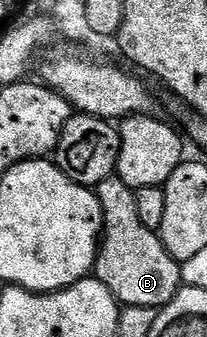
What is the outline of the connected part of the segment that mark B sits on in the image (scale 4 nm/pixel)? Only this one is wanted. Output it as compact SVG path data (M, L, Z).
M119 174L106 177L94 191L104 215L104 230L96 253L95 279L100 280L121 305L150 306L157 310L165 308L182 287L181 265L166 250L159 235L142 226L136 193L122 182Z

